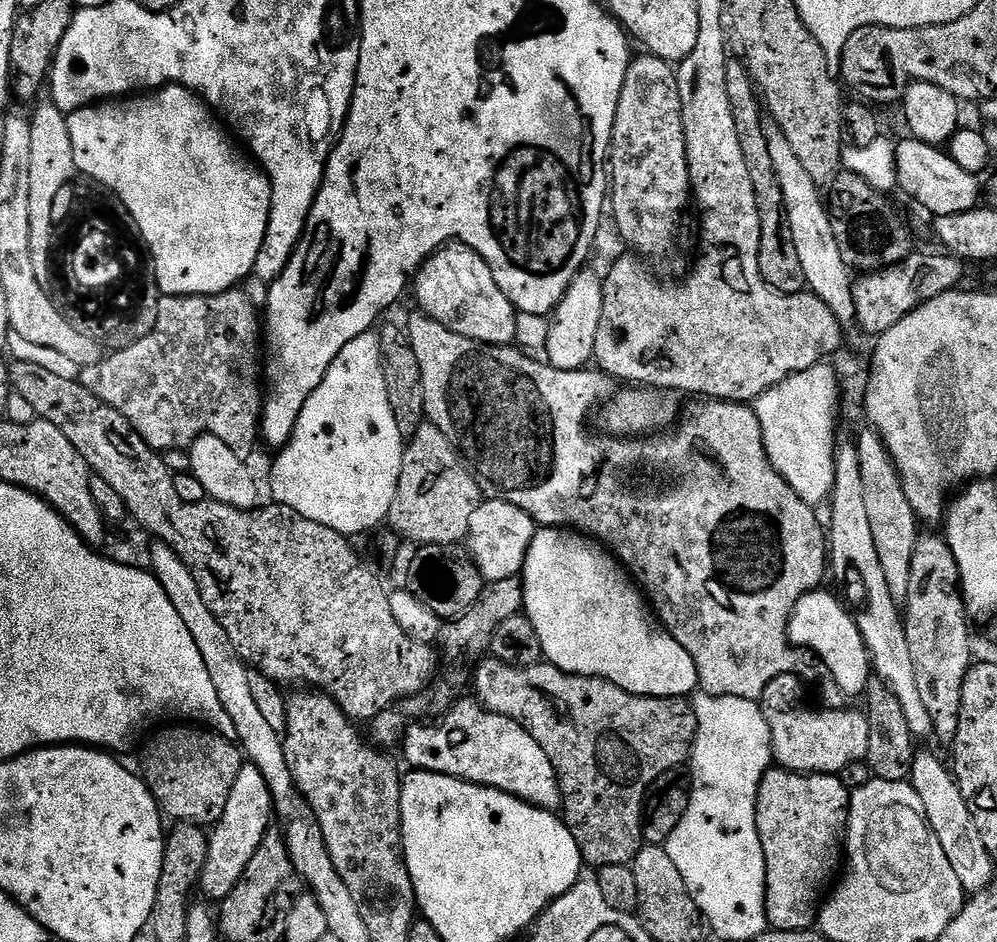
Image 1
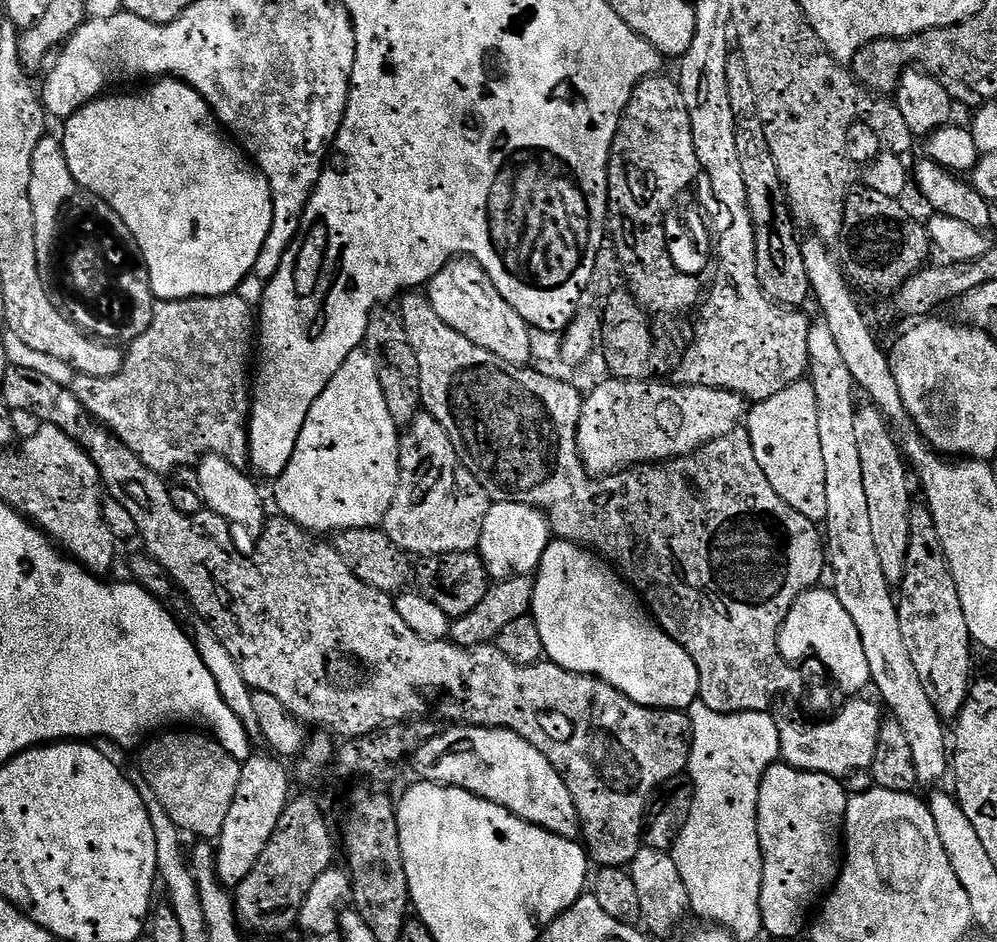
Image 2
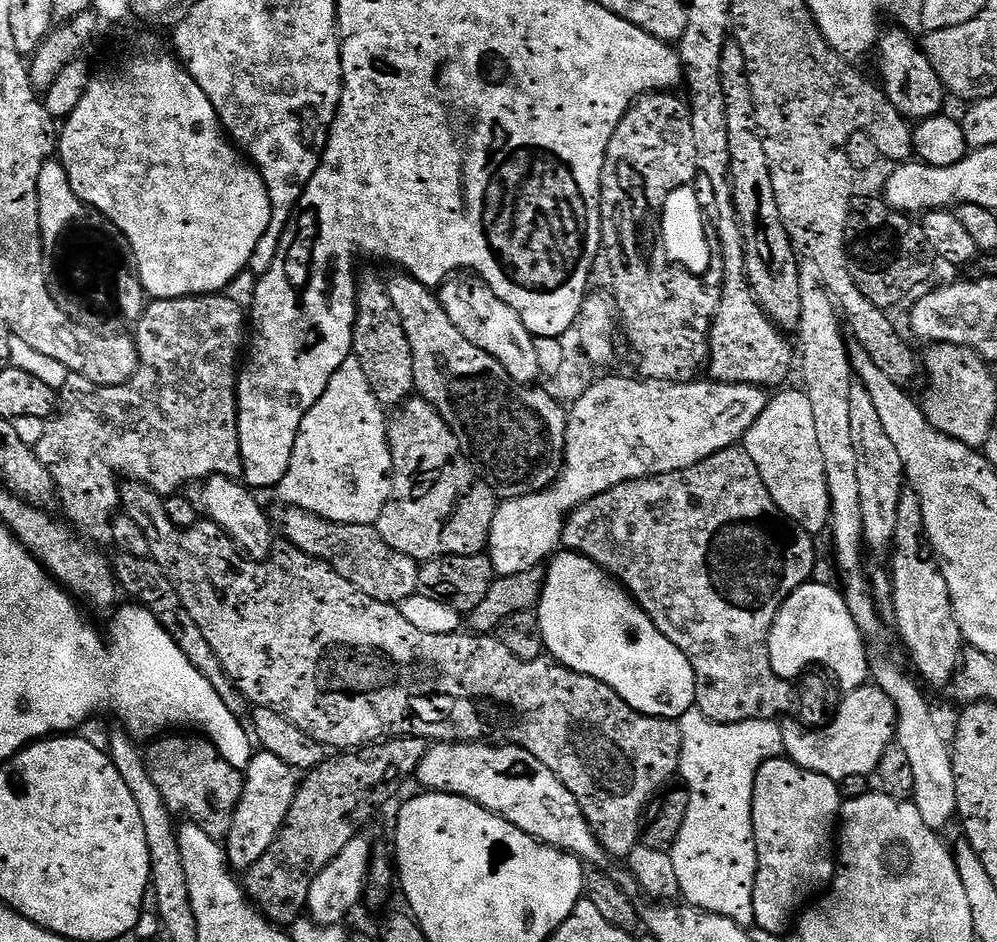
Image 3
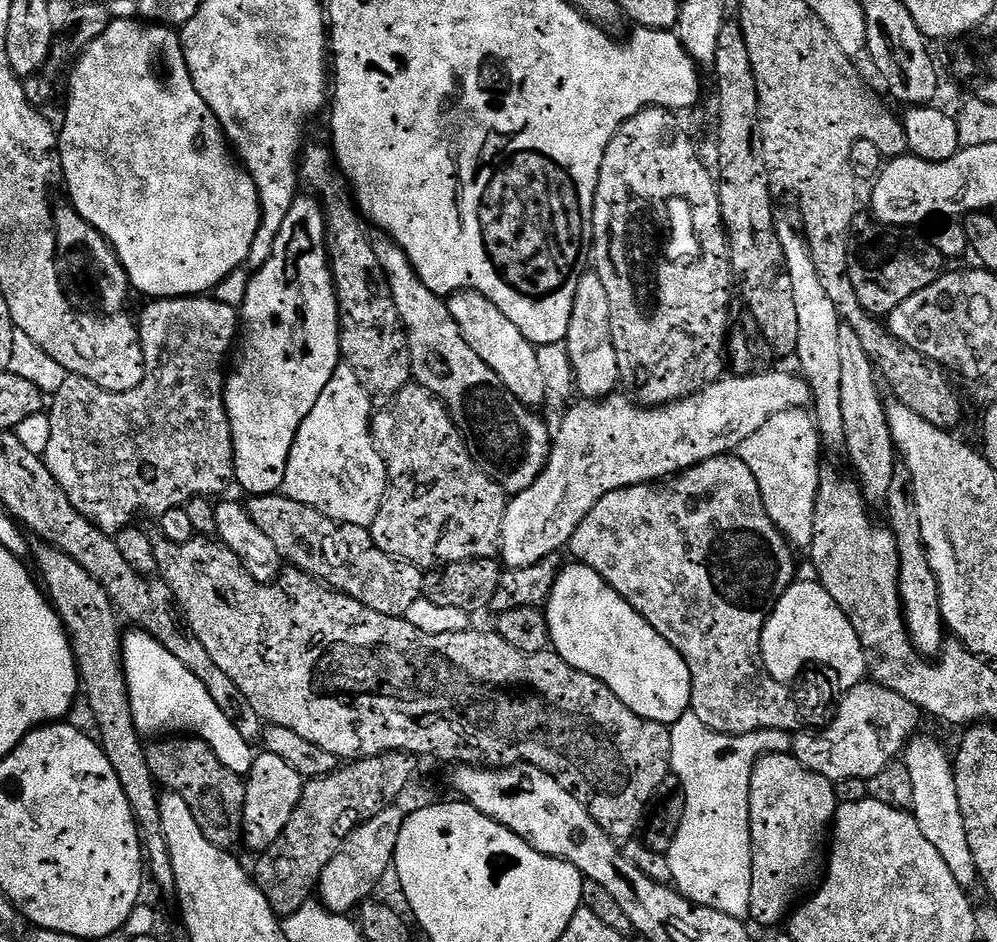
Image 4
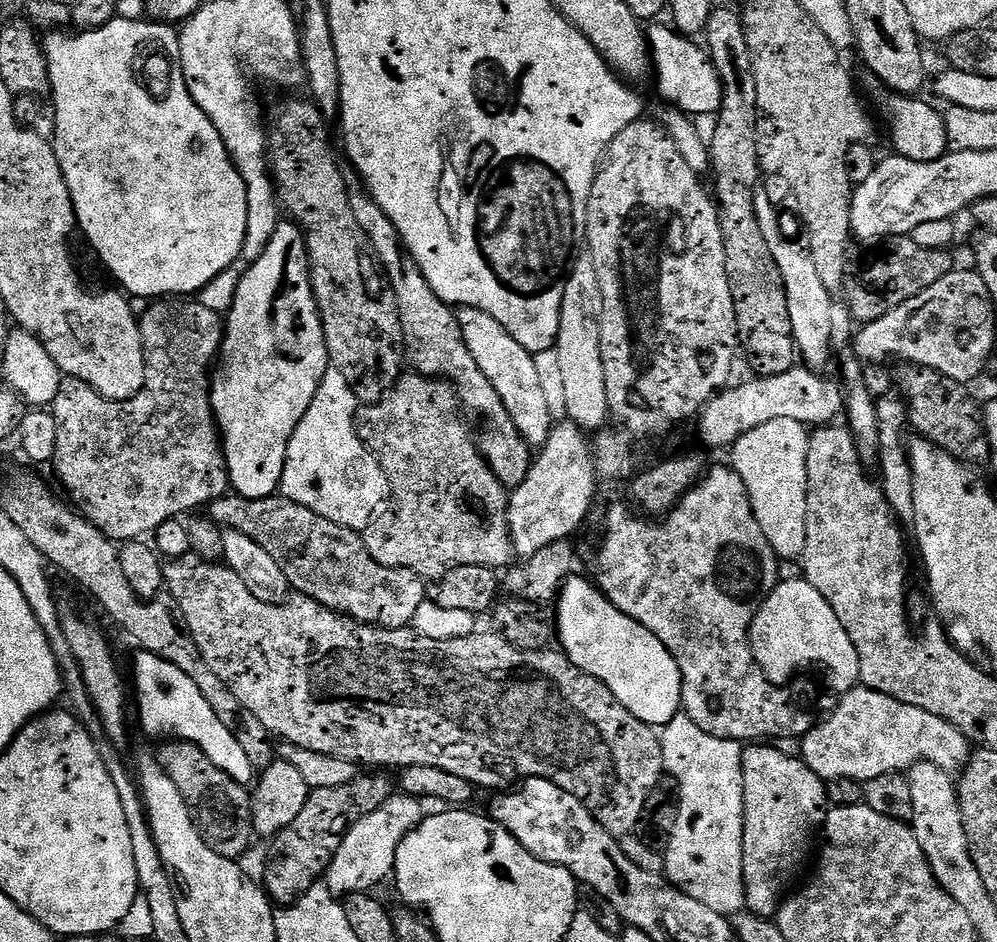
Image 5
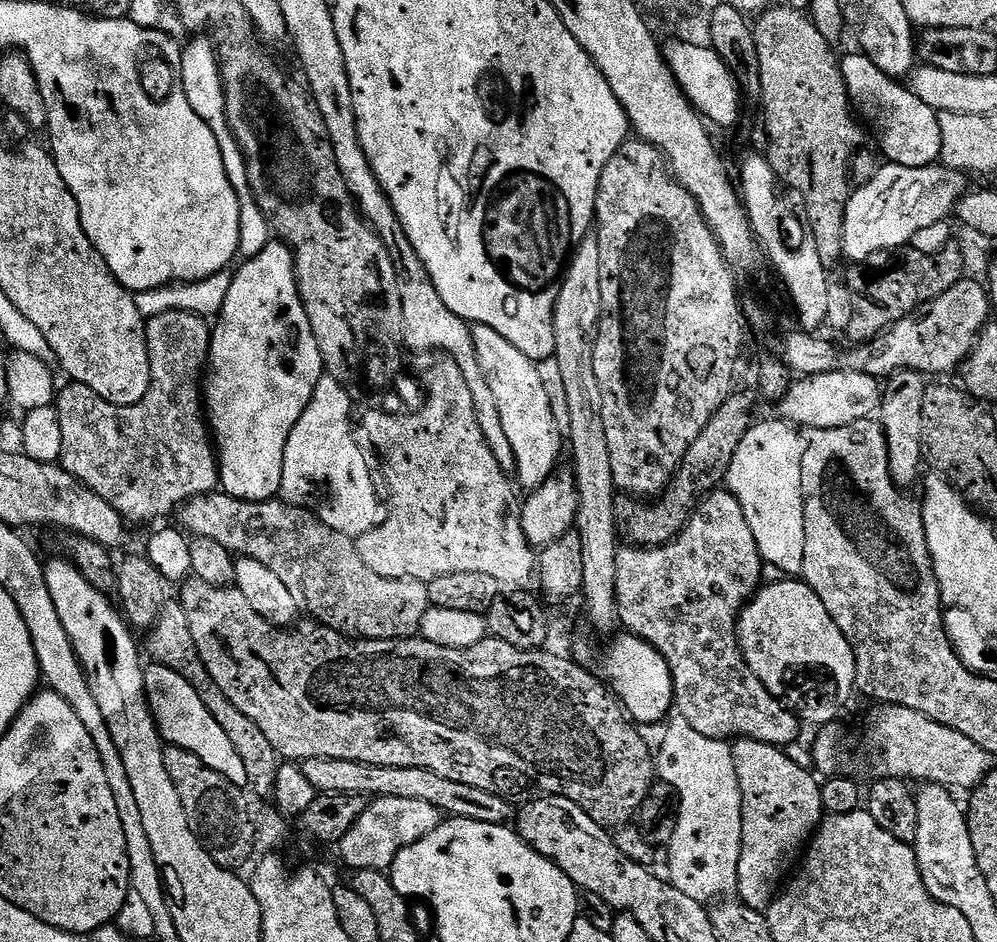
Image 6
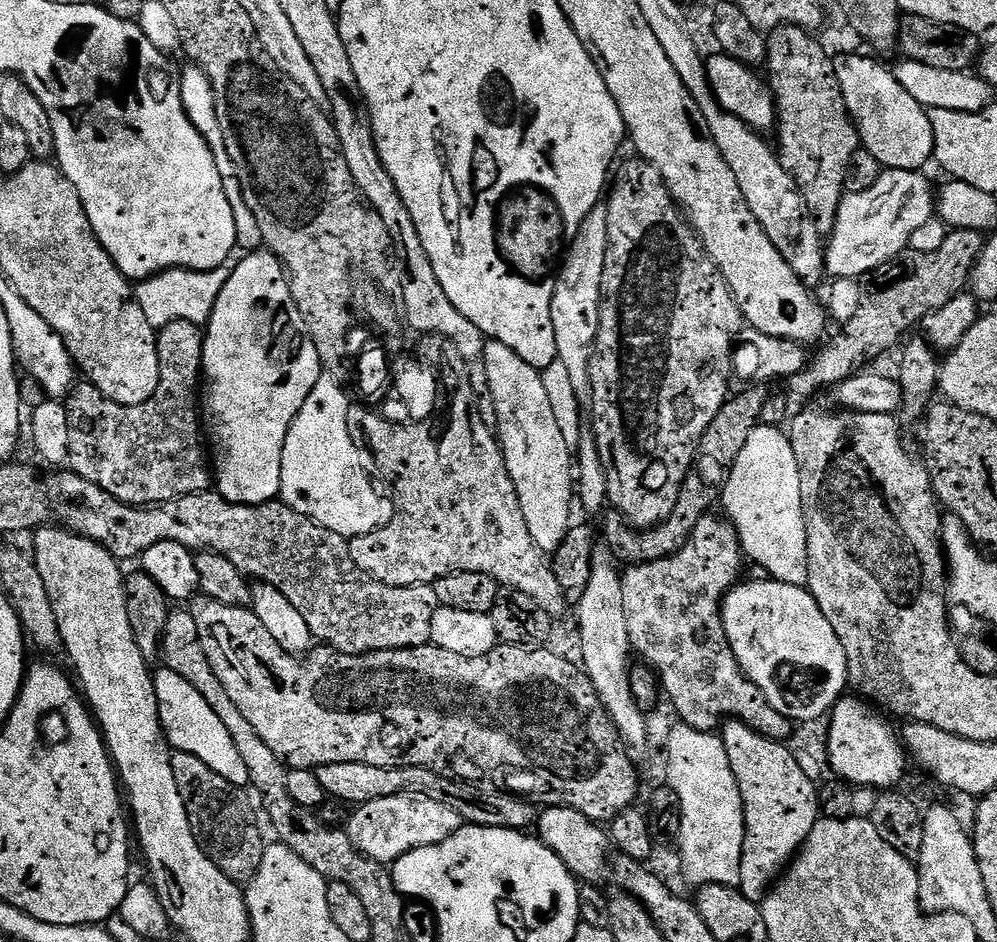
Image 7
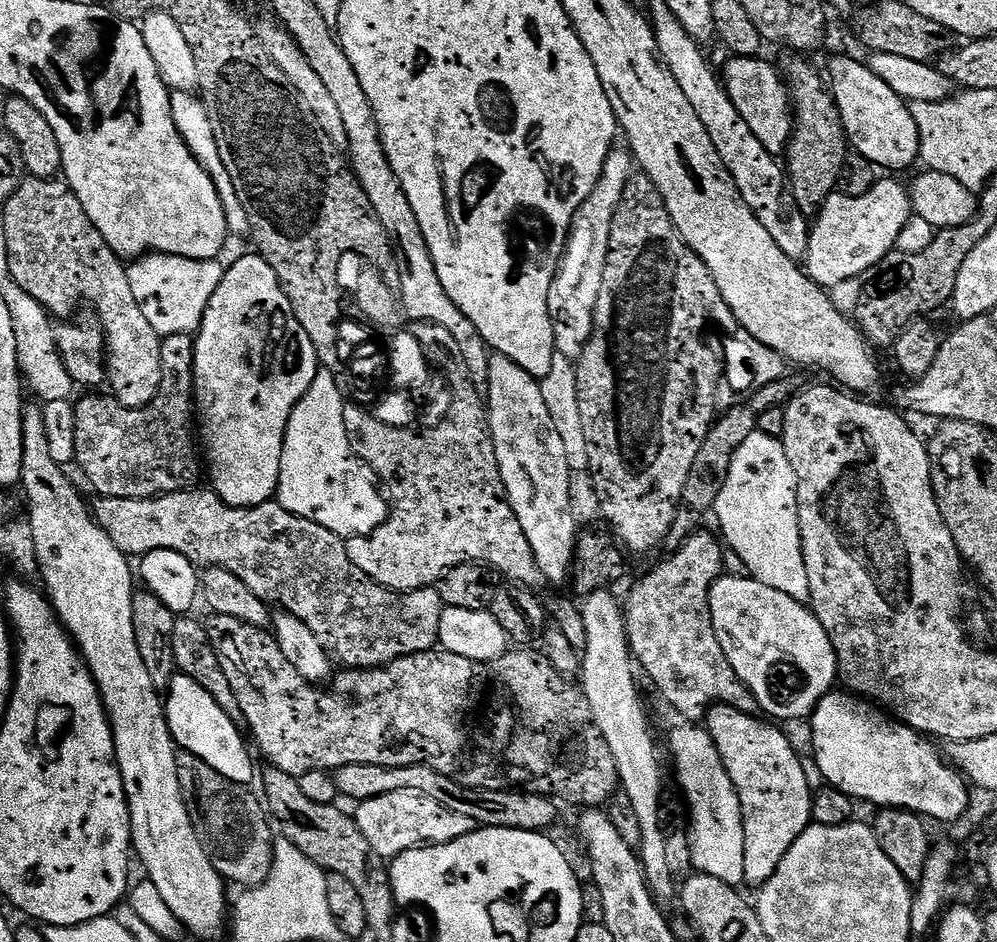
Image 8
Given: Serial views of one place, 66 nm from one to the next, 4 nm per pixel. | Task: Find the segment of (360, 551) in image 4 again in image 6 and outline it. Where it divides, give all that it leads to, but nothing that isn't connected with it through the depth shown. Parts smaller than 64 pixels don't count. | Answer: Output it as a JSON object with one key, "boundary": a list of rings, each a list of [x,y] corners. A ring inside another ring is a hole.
{"boundary":[[[217,490],[188,501],[179,509],[179,516],[179,523],[192,536],[214,538],[237,557],[252,556],[262,562],[262,566],[270,566],[270,570],[282,578],[286,590],[294,594],[294,602],[305,613],[309,612],[313,621],[325,624],[336,632],[362,640],[406,640],[420,631],[422,618],[430,607],[427,583],[422,580],[382,578],[382,574],[374,574],[374,570],[362,562],[353,537],[326,526],[307,508],[289,504],[280,498],[239,500],[223,490]]]}

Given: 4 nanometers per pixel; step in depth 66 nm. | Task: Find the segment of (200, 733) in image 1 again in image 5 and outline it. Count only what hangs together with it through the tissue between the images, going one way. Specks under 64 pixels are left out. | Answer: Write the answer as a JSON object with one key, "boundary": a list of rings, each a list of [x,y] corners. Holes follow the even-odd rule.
{"boundary":[[[168,738],[163,741],[160,752],[155,753],[155,758],[170,774],[174,786],[178,786],[178,794],[186,798],[186,806],[192,815],[192,821],[202,838],[218,854],[227,860],[239,861],[240,855],[248,848],[248,843],[254,840],[252,826],[252,797],[249,789],[243,784],[234,782],[230,774],[218,770],[210,758],[196,744],[185,740]]]}

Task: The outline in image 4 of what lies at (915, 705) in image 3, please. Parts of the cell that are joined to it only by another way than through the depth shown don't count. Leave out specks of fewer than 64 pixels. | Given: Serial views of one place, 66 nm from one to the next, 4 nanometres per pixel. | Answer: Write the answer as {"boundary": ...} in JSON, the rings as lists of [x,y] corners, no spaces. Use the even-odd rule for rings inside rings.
{"boundary":[[[917,734],[908,741],[902,762],[910,770],[910,783],[914,785],[911,813],[916,817],[922,834],[934,845],[934,850],[942,854],[942,862],[950,868],[950,874],[965,890],[977,883],[978,873],[974,854],[968,848],[966,822],[962,822],[962,810],[958,806],[958,786],[956,769],[951,755],[944,753],[944,748],[932,736]]]}

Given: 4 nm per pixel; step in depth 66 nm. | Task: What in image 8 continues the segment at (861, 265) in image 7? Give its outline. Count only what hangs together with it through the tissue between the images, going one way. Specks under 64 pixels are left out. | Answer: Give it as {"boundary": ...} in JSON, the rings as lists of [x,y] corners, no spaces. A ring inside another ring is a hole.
{"boundary":[[[884,178],[877,179],[876,184],[872,189],[866,194],[861,196],[842,196],[839,194],[833,194],[824,201],[818,215],[815,217],[814,223],[811,225],[810,231],[808,233],[808,252],[804,255],[802,261],[803,267],[806,269],[806,274],[809,278],[813,280],[815,284],[820,285],[821,288],[825,290],[831,290],[834,286],[838,286],[838,282],[846,282],[846,278],[860,278],[863,277],[864,273],[869,272],[872,267],[878,262],[882,262],[888,257],[889,252],[895,249],[896,243],[898,242],[898,234],[902,230],[902,226],[906,226],[906,222],[912,215],[912,197],[910,195],[909,189],[904,188],[899,184],[899,179],[888,178],[892,180],[884,180]]]}

